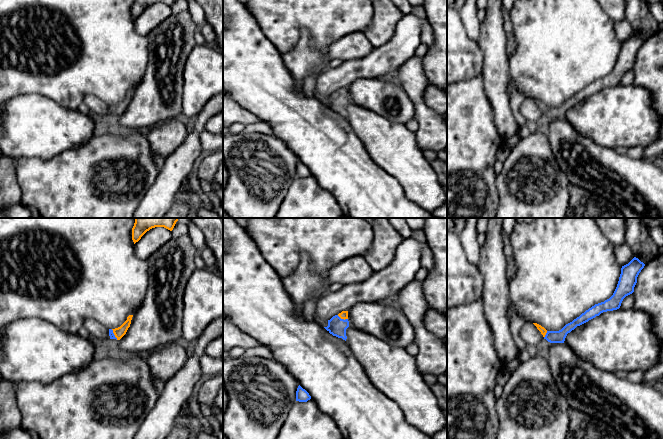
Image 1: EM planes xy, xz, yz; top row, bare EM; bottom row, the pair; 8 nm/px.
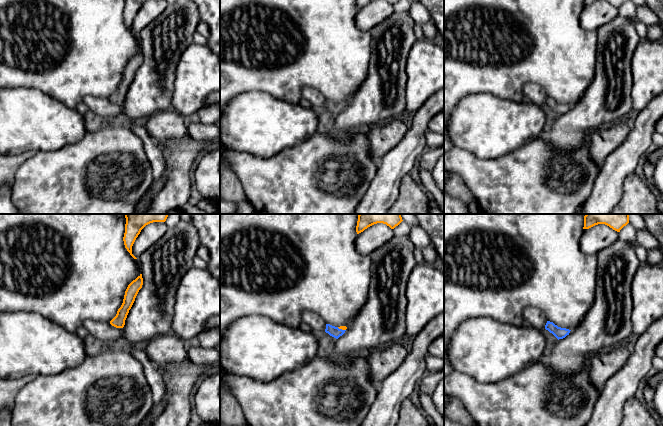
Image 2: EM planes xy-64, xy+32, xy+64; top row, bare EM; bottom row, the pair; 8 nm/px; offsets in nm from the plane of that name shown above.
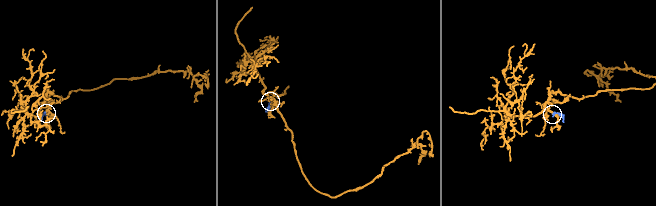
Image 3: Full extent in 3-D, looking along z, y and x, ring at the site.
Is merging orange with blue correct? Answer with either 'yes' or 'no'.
yes

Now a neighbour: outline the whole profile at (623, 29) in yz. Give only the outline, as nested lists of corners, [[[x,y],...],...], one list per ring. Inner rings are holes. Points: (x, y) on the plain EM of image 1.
[[[626,19],[615,22],[614,29],[621,42],[628,40],[635,33],[631,24]]]

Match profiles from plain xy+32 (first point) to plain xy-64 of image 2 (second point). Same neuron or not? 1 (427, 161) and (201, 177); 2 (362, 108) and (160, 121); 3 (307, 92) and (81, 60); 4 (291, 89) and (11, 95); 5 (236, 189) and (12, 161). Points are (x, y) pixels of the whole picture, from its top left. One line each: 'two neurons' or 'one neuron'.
1: one neuron
2: two neurons
3: two neurons
4: two neurons
5: one neuron

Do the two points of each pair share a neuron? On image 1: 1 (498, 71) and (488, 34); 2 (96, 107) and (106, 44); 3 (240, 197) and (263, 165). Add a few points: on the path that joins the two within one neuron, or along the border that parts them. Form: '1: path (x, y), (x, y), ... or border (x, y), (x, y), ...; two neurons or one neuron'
1: path (495, 62), (493, 43); one neuron
2: border (82, 100), (86, 95), (93, 94), (108, 105); two neurons
3: path (248, 189), (259, 178), (260, 173); one neuron

